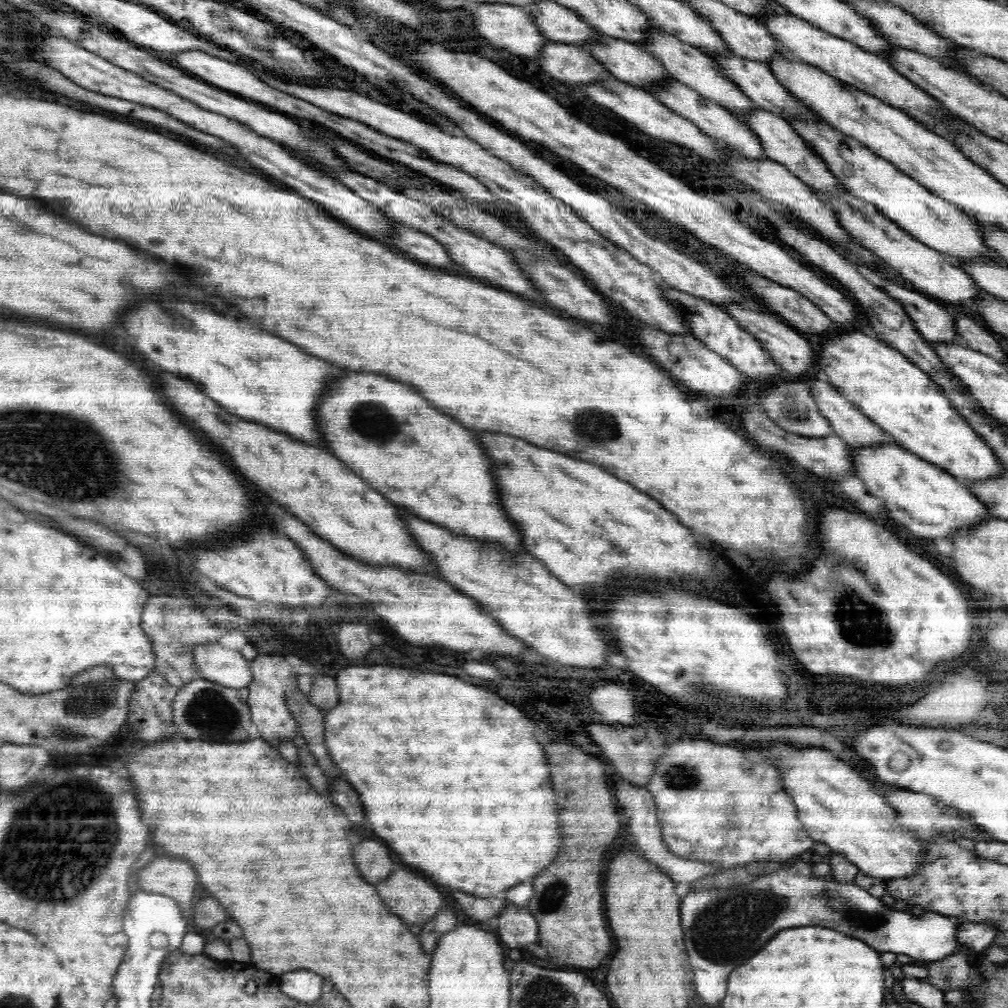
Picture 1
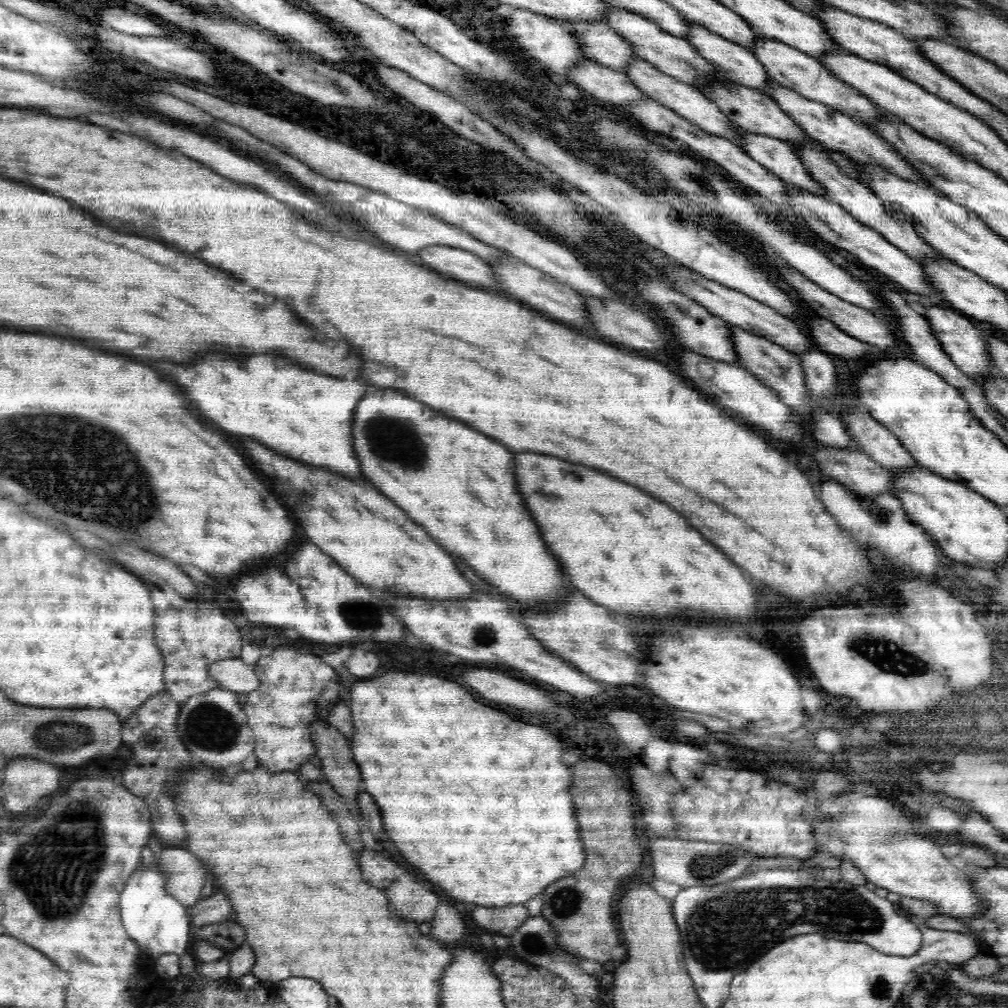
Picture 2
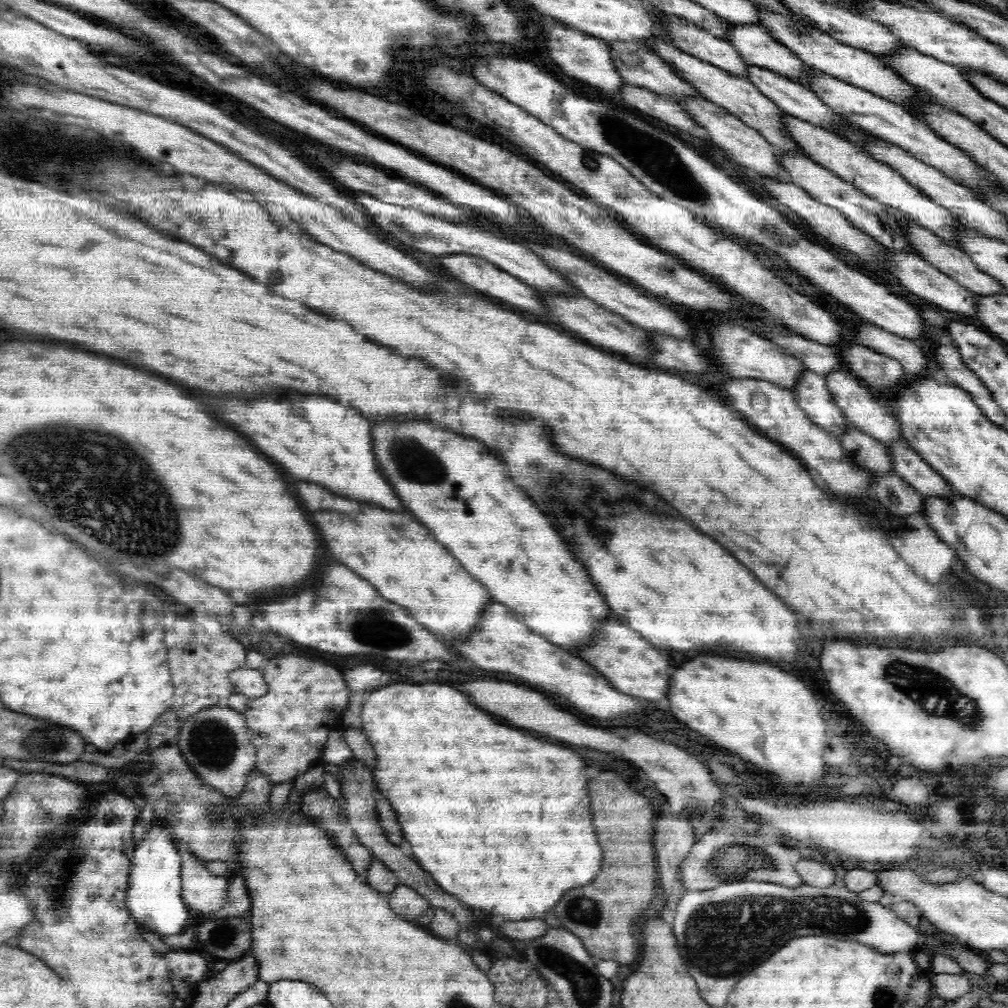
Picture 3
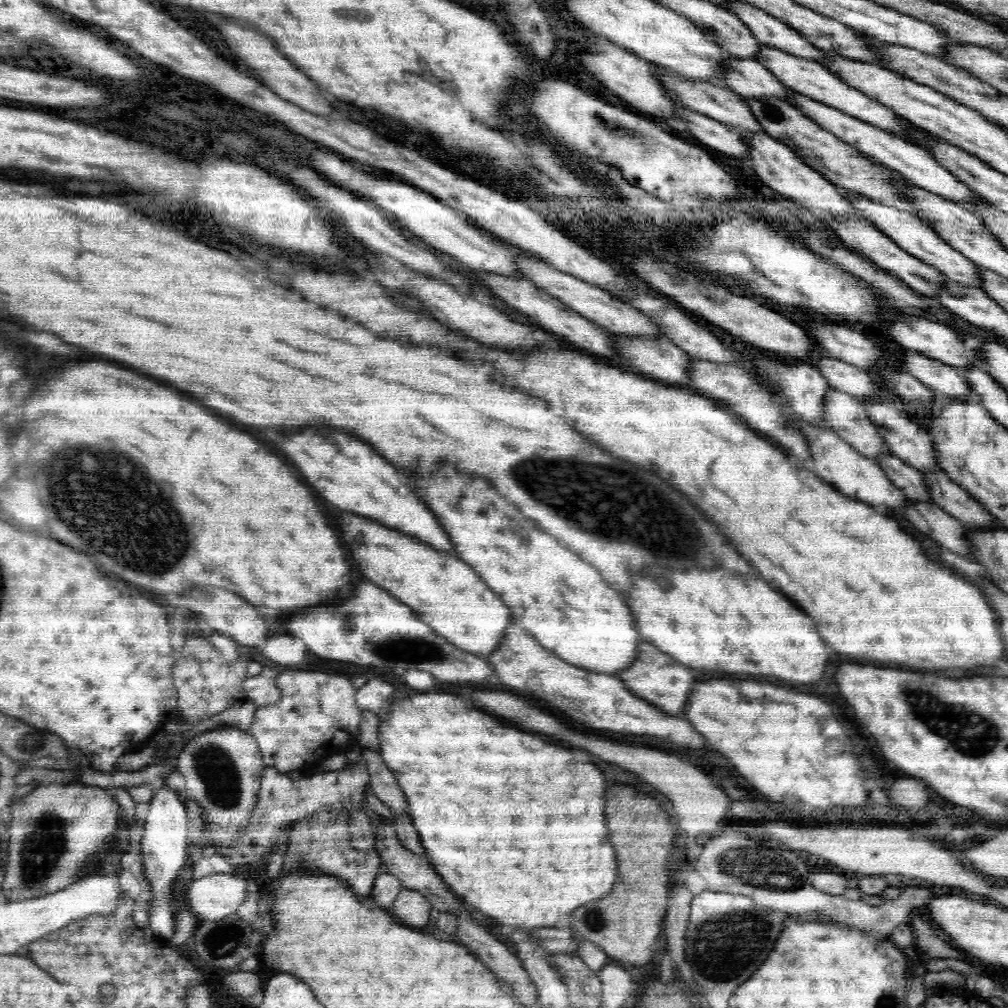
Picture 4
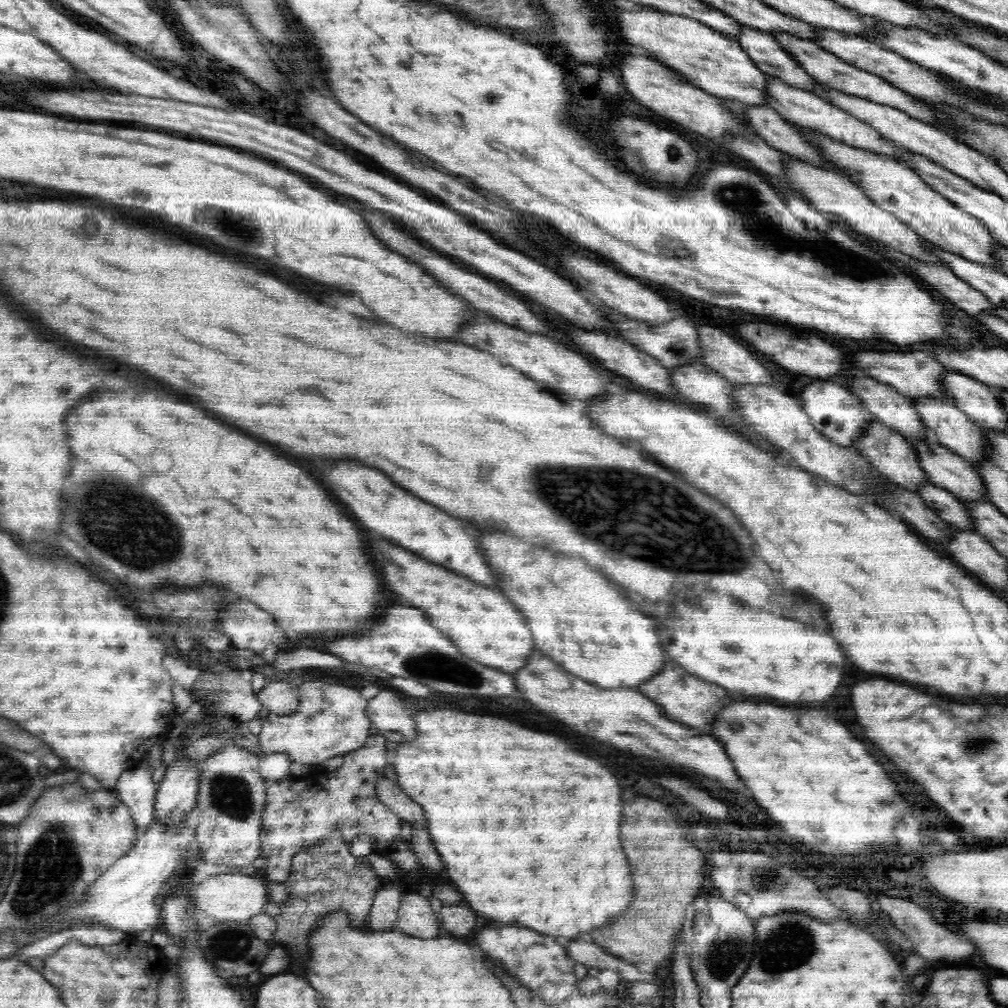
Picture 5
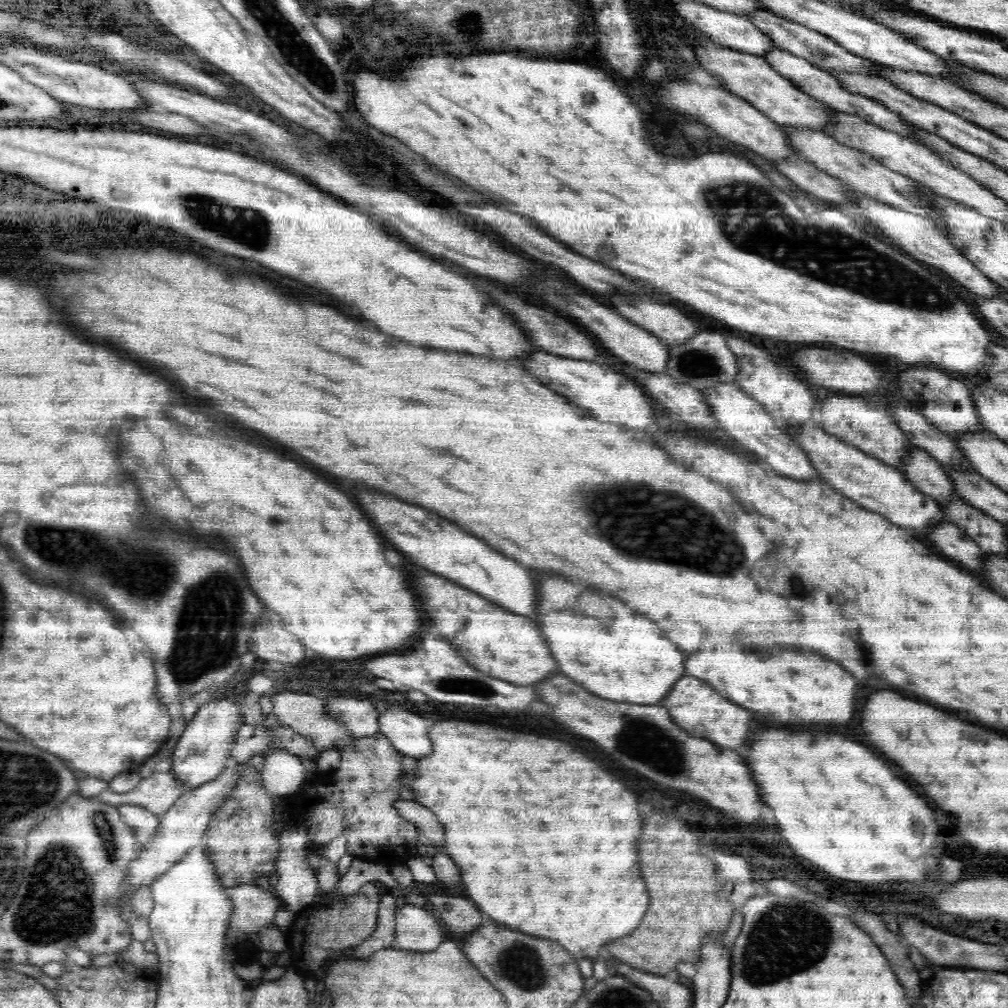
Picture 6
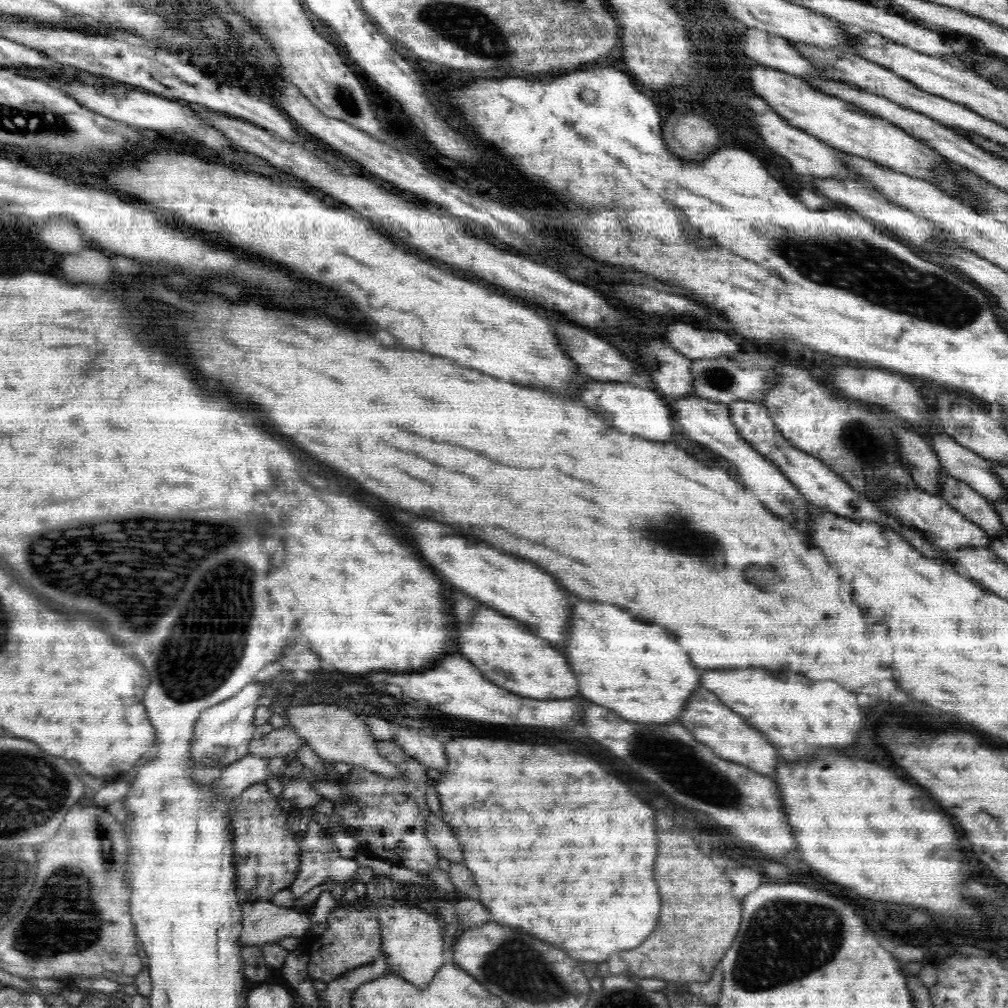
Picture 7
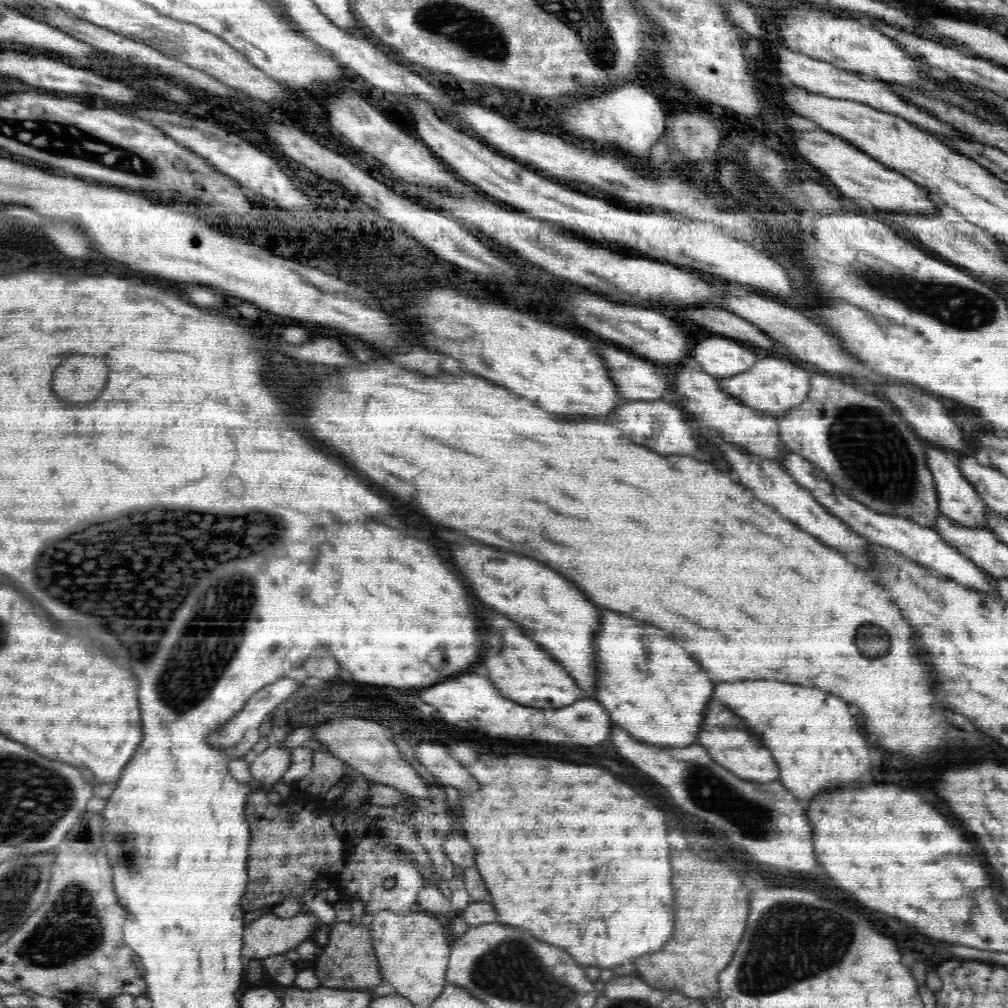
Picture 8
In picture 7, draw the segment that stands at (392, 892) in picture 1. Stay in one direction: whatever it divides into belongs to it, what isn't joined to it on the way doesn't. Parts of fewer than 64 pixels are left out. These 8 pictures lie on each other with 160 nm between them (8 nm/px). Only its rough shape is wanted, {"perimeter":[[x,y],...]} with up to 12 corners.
{"perimeter":[[380,908],[389,972],[424,990],[446,960],[436,913]]}

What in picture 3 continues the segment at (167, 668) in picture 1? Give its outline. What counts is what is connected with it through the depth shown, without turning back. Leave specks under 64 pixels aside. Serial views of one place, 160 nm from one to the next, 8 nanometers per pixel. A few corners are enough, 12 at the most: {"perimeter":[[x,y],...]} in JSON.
{"perimeter":[[187,617],[165,628],[182,723],[228,704],[248,650]]}

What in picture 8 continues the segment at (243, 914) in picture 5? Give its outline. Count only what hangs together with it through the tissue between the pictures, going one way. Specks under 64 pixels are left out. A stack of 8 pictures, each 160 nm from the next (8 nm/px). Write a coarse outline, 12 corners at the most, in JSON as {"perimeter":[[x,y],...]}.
{"perimeter":[[266,913],[245,926],[245,960],[282,955],[313,940],[313,913]]}

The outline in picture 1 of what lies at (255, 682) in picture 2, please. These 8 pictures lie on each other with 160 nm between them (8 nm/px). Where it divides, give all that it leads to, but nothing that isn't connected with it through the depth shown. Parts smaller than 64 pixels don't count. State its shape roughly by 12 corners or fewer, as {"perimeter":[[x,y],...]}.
{"perimeter":[[222,643],[192,651],[205,680],[236,689],[253,680],[251,662]]}

